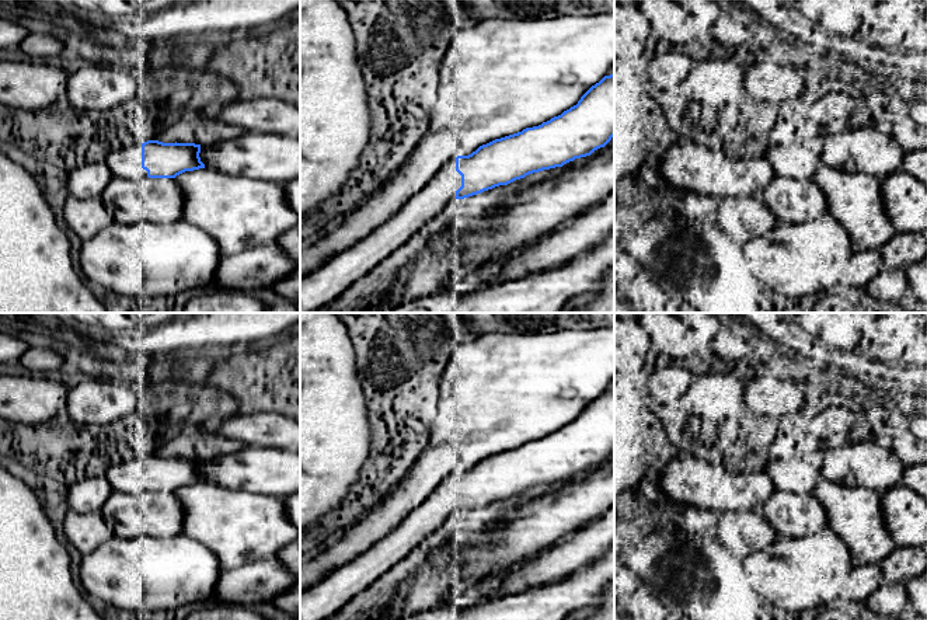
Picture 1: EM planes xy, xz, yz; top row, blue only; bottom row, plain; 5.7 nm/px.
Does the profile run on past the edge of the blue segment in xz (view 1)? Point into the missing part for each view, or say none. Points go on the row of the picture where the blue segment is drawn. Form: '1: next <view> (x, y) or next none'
1: next xz (321, 286)

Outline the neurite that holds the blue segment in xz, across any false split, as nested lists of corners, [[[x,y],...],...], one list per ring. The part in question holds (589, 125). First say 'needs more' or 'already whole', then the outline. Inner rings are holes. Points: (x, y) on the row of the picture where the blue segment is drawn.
needs more | [[[614,74],[592,86],[576,105],[539,126],[495,139],[468,156],[445,163],[426,185],[412,195],[386,223],[367,237],[327,262],[321,269],[300,279],[300,313],[311,313],[338,297],[355,281],[370,272],[387,255],[438,216],[450,202],[464,199],[499,185],[508,185],[529,174],[562,167],[575,159],[590,156],[614,136]]]

